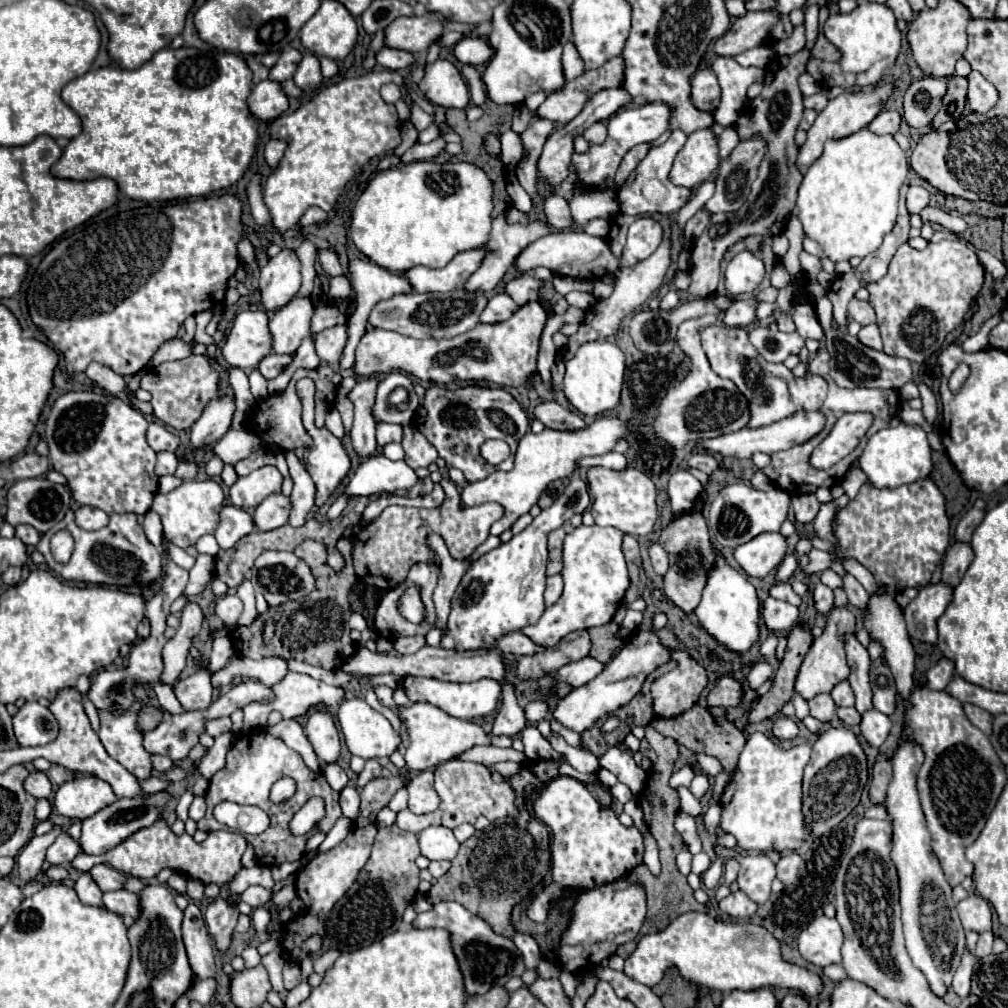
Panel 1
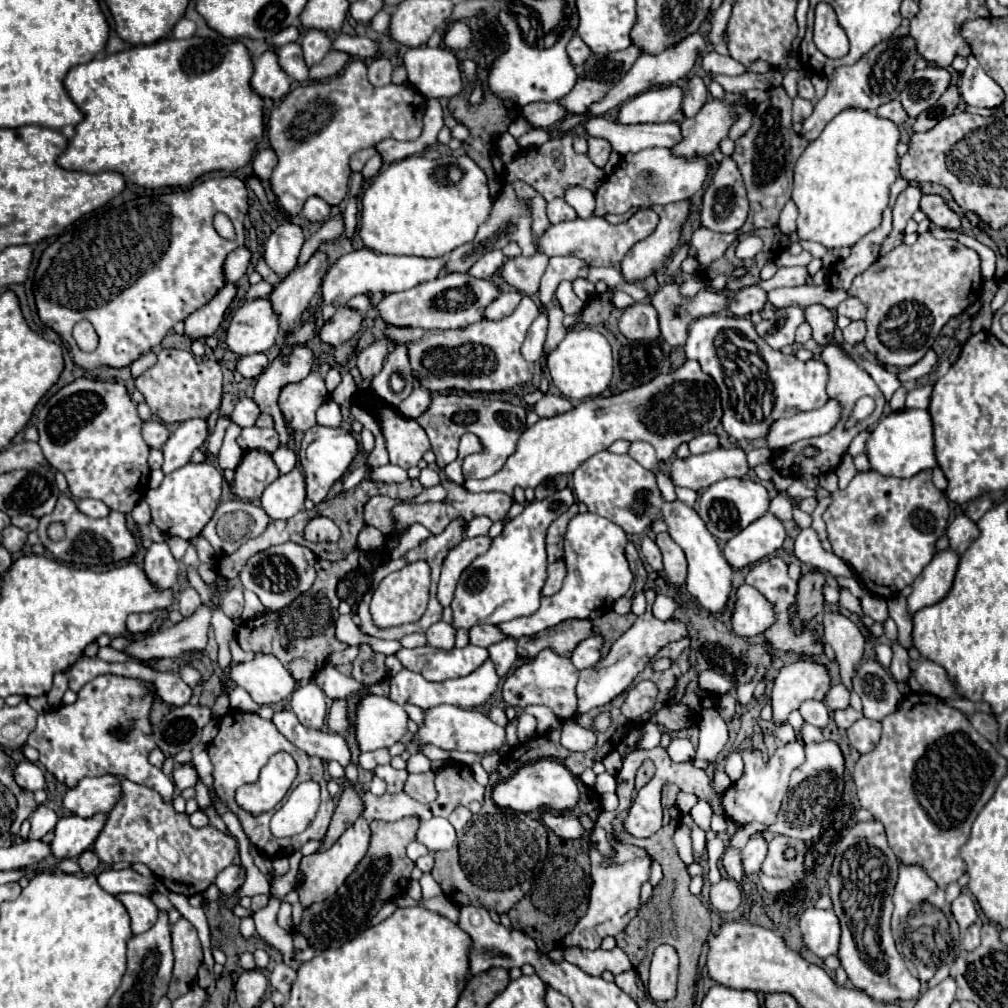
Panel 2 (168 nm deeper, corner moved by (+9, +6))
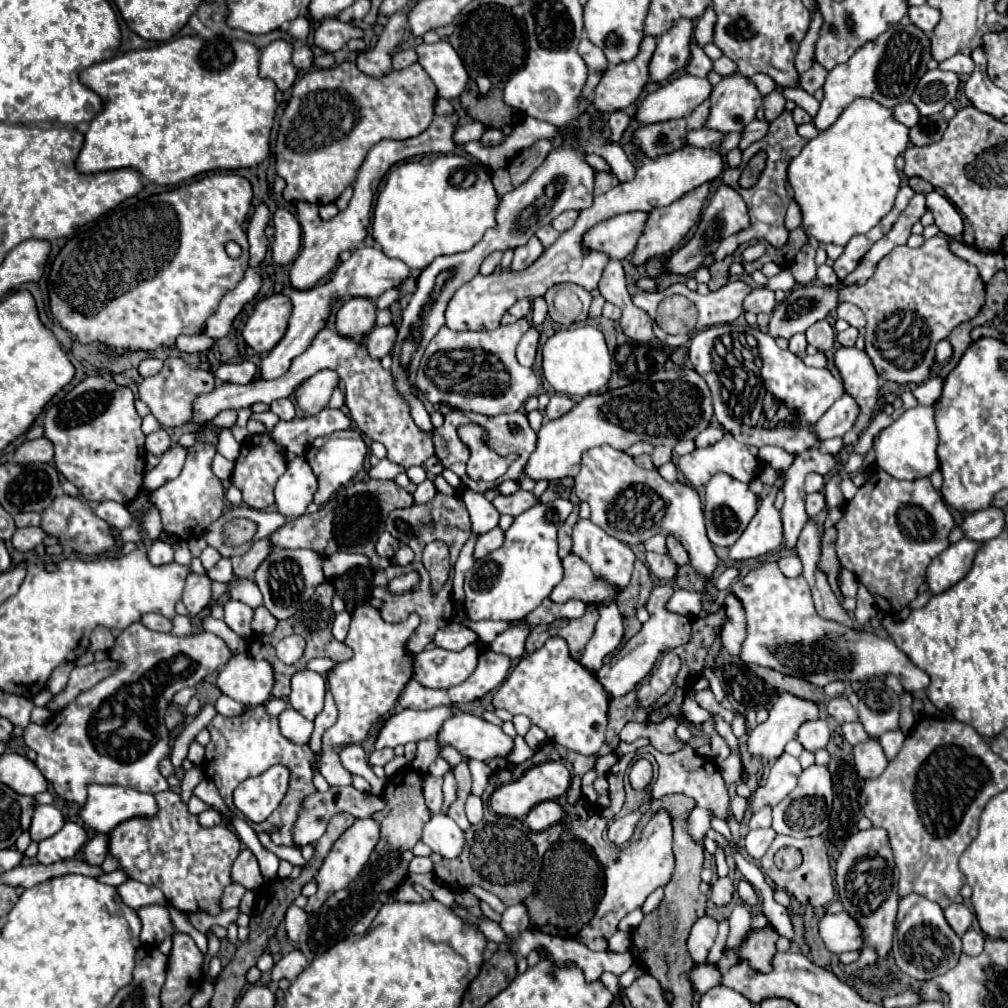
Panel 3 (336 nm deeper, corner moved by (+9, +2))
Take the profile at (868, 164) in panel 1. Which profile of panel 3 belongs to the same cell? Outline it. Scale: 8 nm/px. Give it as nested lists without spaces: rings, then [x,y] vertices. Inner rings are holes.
[[[857,98],[853,100],[833,126],[819,132],[789,164],[789,184],[795,194],[795,202],[803,214],[803,230],[809,238],[817,238],[819,244],[845,246],[853,236],[867,234],[879,220],[893,208],[893,200],[899,192],[899,172],[895,158],[909,146],[909,128],[895,122],[891,110],[877,104],[875,100]]]

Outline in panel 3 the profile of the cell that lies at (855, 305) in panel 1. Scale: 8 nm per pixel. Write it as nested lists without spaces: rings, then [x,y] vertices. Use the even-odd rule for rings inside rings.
[[[839,304],[837,316],[847,320],[851,326],[855,326],[859,330],[865,326],[865,316],[863,316],[863,312],[855,304]]]

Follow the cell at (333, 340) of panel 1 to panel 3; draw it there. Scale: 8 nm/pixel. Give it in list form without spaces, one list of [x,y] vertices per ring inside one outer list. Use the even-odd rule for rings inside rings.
[[[347,300],[335,320],[337,332],[345,338],[361,338],[375,326],[375,304],[373,300]]]

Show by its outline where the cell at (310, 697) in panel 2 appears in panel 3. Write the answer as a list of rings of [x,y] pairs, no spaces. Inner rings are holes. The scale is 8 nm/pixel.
[[[301,670],[293,676],[289,702],[307,720],[315,720],[315,716],[323,710],[323,694],[325,694],[325,678],[321,674]]]

